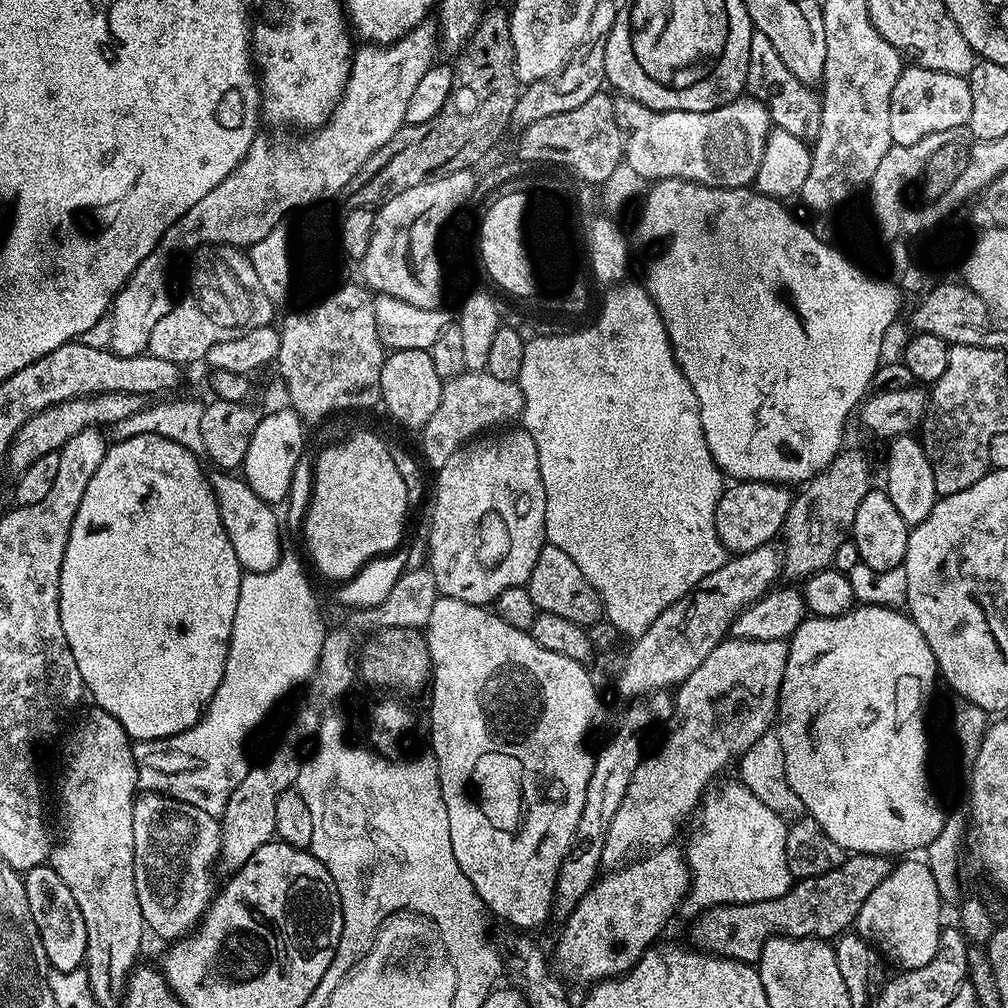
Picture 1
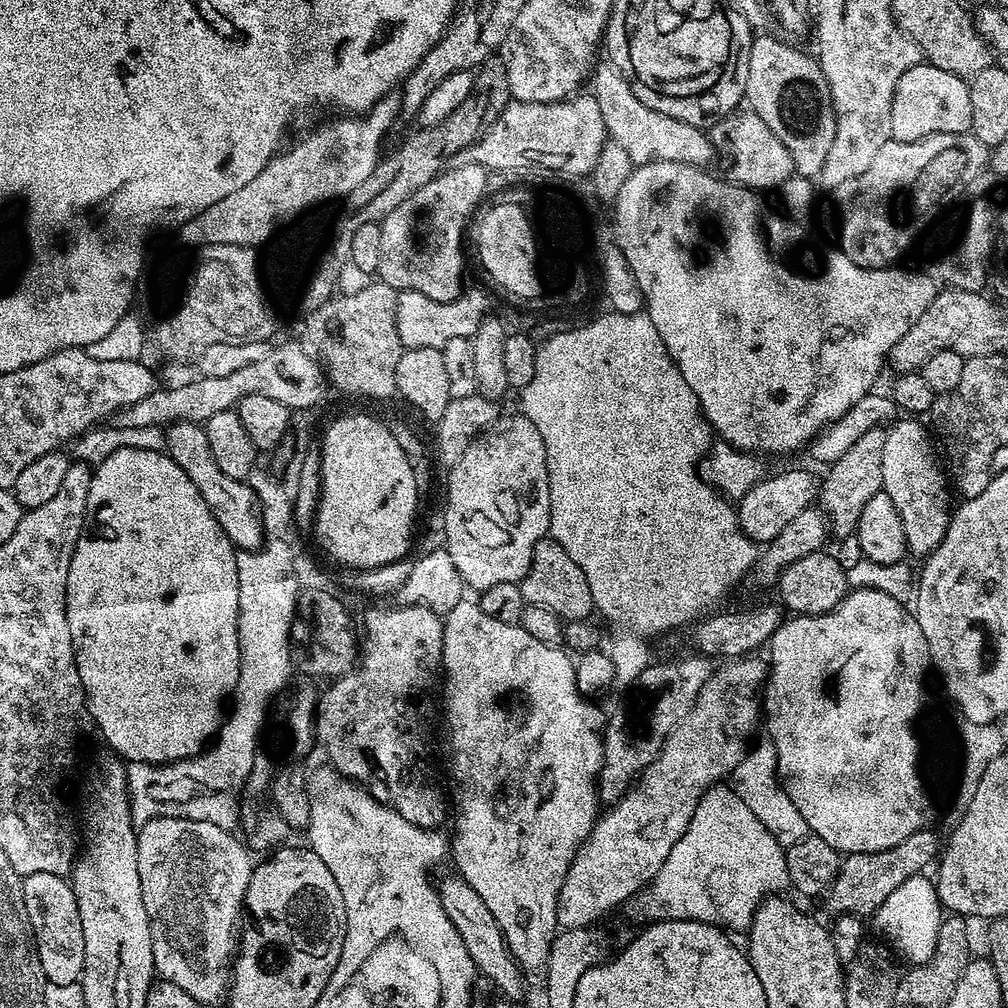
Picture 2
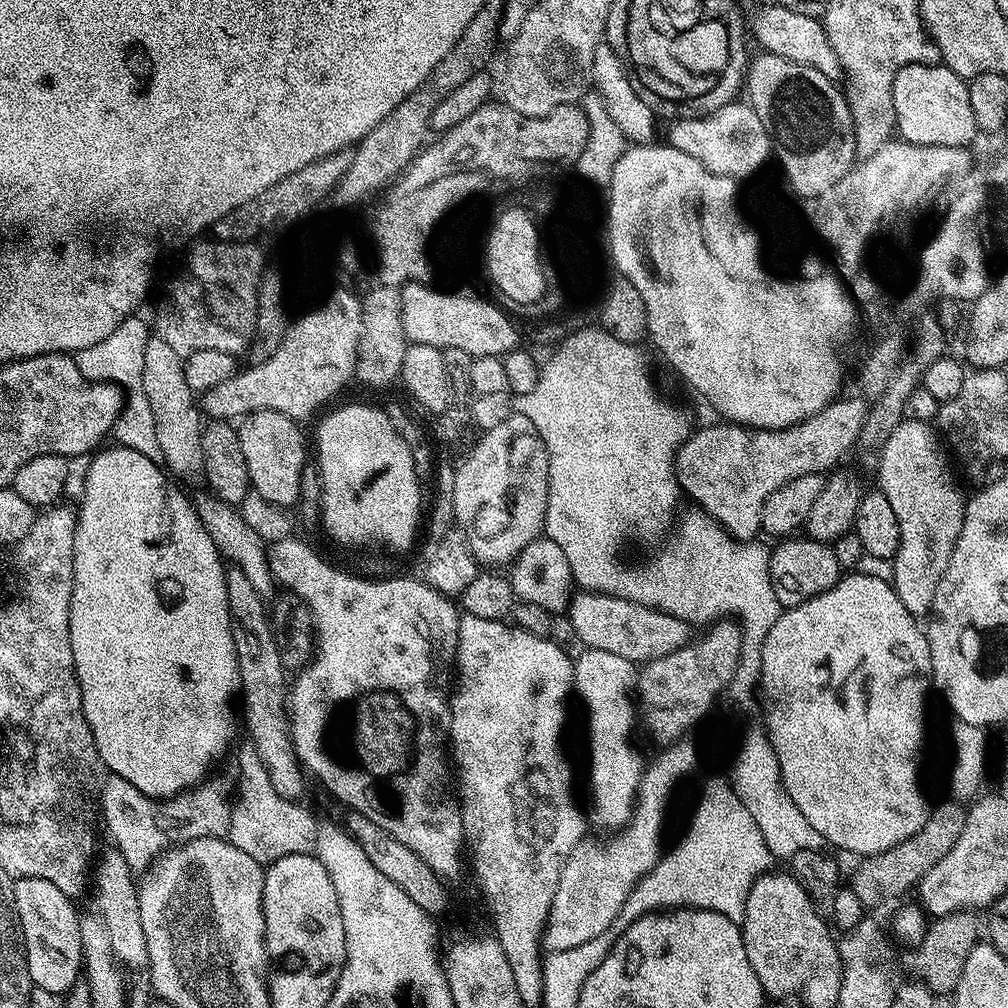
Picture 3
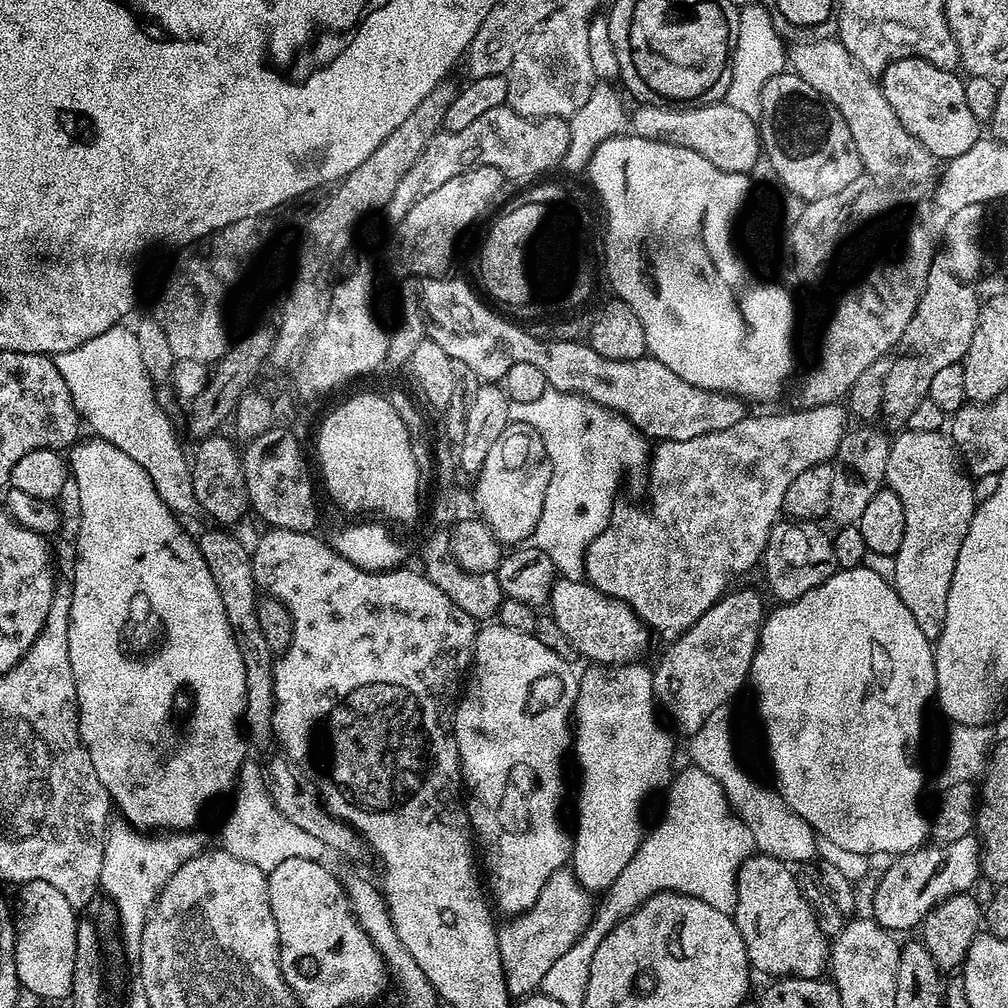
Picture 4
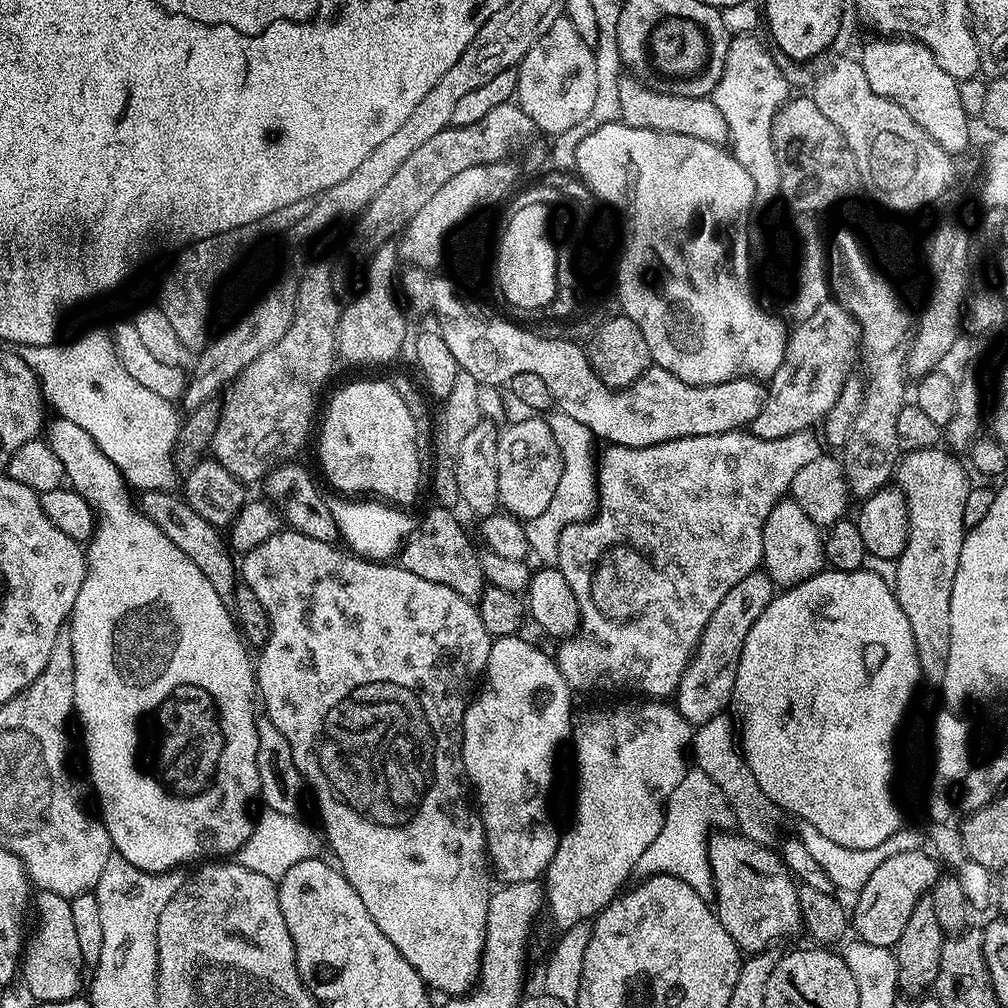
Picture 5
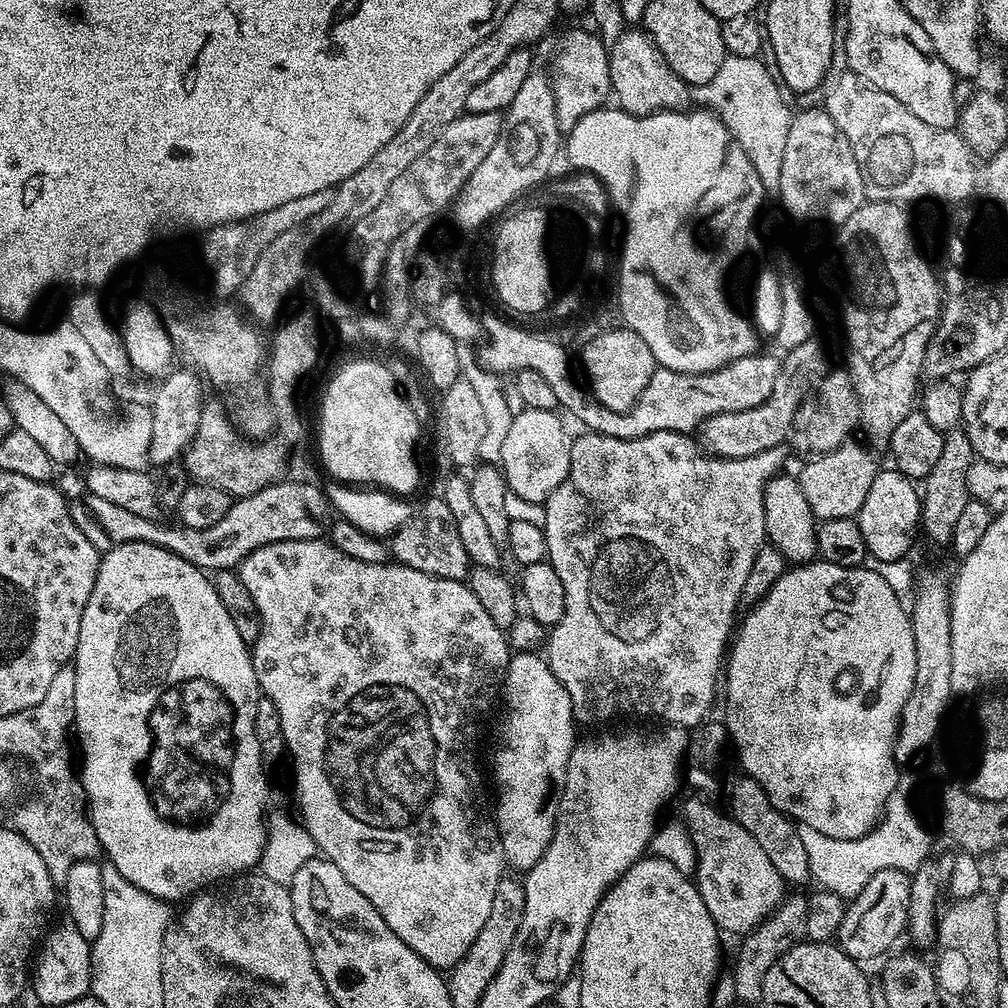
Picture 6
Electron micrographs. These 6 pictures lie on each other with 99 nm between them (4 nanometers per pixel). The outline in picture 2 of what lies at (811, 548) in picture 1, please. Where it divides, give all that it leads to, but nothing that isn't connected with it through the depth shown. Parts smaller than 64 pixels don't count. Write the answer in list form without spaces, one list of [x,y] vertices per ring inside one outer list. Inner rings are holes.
[[[881,426],[866,430],[838,462],[834,462],[827,469],[828,472],[818,484],[818,500],[822,511],[828,518],[830,532],[833,537],[851,536],[858,526],[858,518],[862,518],[862,506],[874,498],[874,494],[882,491],[882,449],[886,447],[888,428]],[[824,503],[824,504],[823,504]]]

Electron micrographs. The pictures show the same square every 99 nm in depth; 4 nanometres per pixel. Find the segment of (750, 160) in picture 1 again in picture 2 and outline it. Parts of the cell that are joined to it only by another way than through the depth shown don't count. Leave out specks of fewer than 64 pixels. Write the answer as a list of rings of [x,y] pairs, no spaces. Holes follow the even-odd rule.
[[[611,62],[603,63],[595,67],[594,75],[591,77],[593,80],[590,94],[598,102],[598,108],[602,110],[602,120],[606,122],[609,141],[622,146],[622,150],[630,154],[633,165],[665,160],[708,166],[712,160],[714,144],[705,129],[695,128],[686,122],[678,122],[678,118],[670,118],[666,114],[658,114],[658,110],[650,110],[650,106],[638,102],[634,90],[630,90],[626,78],[622,78],[620,71]]]

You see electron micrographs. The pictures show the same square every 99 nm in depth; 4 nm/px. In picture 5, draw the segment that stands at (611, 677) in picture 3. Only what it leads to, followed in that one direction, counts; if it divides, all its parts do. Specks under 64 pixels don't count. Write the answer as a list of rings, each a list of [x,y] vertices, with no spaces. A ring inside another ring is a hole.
[[[640,698],[637,699],[637,704],[616,704],[613,708],[600,708],[597,712],[592,712],[584,721],[577,723],[574,728],[574,736],[576,732],[576,821],[572,824],[572,829],[568,833],[563,833],[560,836],[560,841],[558,846],[554,850],[554,858],[550,862],[548,871],[544,873],[542,877],[542,883],[544,885],[544,891],[546,893],[546,912],[547,915],[552,915],[552,920],[554,923],[560,927],[560,930],[567,930],[573,928],[575,924],[582,924],[588,921],[591,921],[593,918],[600,915],[601,910],[606,907],[612,900],[615,900],[617,896],[620,895],[622,889],[629,883],[628,879],[633,879],[634,873],[636,871],[636,863],[638,858],[642,858],[642,853],[646,851],[646,846],[650,846],[650,842],[654,842],[654,838],[658,838],[658,830],[662,830],[662,822],[664,821],[664,809],[667,805],[670,794],[674,794],[674,790],[678,786],[678,782],[682,782],[682,778],[688,773],[690,767],[690,745],[692,743],[692,737],[694,735],[693,725],[688,723],[688,719],[683,716],[676,708],[675,703],[665,702],[660,698]]]

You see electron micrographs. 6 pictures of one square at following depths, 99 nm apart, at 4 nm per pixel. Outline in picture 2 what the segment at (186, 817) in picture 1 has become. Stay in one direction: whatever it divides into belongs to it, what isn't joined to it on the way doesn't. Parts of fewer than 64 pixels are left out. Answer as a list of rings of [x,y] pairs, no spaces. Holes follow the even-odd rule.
[[[180,814],[152,816],[145,820],[148,821],[139,825],[136,833],[138,878],[144,887],[155,975],[180,986],[203,1006],[216,1004],[219,1000],[221,1003],[230,988],[230,969],[238,947],[241,909],[254,867],[253,853],[241,837],[239,840],[236,834],[222,830],[222,826],[214,826],[214,822],[185,820]]]

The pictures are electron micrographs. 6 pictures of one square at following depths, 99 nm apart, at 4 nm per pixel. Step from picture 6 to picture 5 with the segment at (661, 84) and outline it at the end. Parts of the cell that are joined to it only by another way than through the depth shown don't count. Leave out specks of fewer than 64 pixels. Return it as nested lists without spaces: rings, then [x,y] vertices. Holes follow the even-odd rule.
[[[633,76],[623,77],[619,82],[619,90],[622,107],[621,123],[633,126],[634,129],[654,129],[659,132],[686,134],[721,146],[729,143],[726,119],[711,98],[659,92]]]

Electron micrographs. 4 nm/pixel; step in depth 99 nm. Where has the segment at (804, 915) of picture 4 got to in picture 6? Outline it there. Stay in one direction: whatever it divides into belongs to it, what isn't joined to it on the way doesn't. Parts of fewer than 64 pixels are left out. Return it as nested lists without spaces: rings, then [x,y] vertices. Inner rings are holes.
[[[688,800],[684,804],[682,820],[696,851],[694,888],[702,894],[710,918],[714,918],[717,928],[725,933],[751,932],[784,899],[786,882],[778,870],[774,870],[770,858],[766,858],[762,846],[758,846],[758,842],[754,842],[754,838],[746,834],[727,811],[719,812],[700,800]]]

